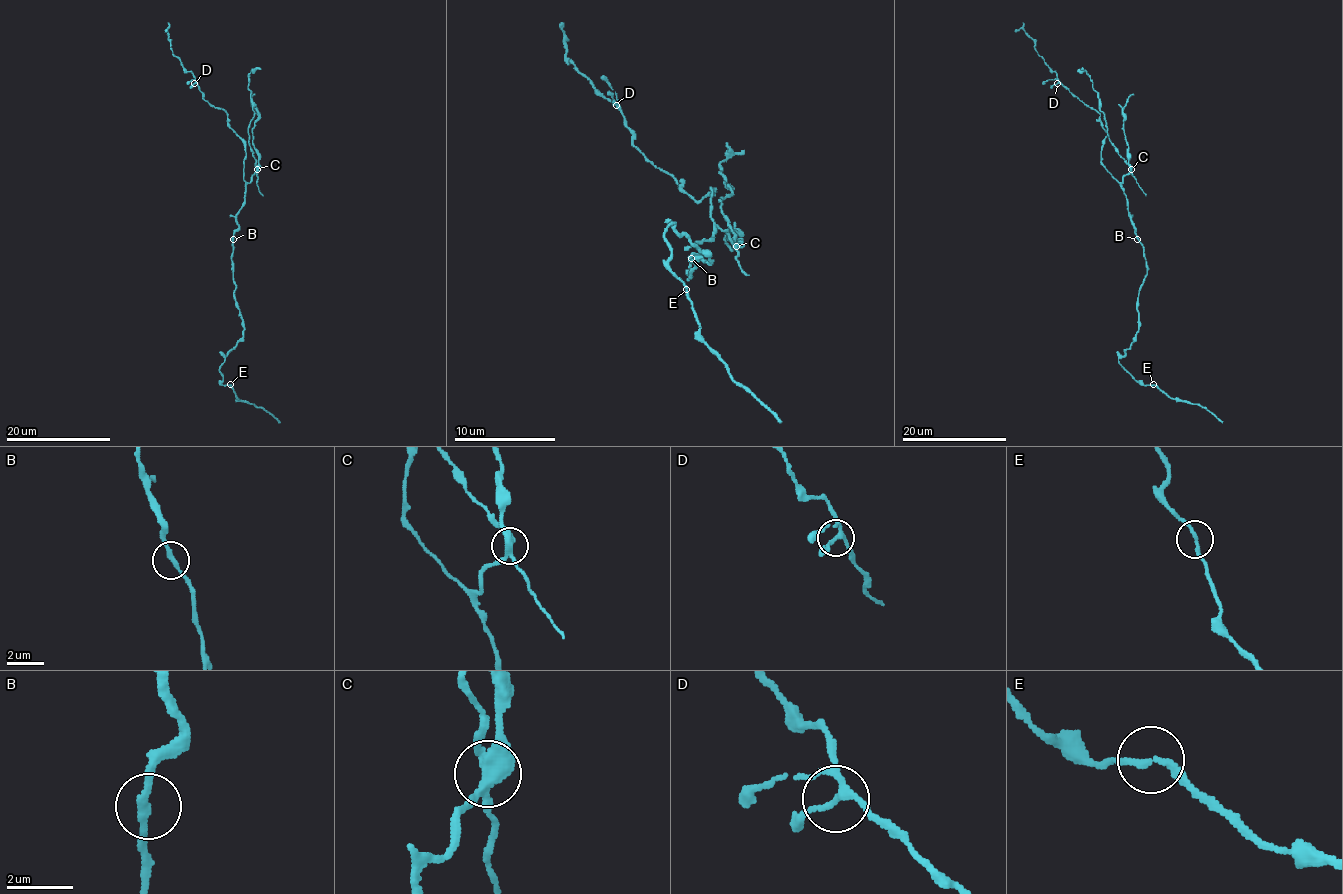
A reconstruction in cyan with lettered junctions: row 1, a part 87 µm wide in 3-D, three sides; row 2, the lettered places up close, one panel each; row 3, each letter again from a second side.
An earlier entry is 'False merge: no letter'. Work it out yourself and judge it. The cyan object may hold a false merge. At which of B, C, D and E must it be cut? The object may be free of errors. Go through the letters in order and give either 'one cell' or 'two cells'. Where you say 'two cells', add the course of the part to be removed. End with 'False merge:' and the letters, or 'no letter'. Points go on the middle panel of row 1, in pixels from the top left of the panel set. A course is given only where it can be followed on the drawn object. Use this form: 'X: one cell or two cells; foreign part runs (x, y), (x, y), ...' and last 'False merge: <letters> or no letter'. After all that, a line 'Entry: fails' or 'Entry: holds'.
B: one cell
C: two cells; foreign part runs (737, 245), (719, 200), (732, 192), (719, 172), (722, 164), (744, 149)
D: one cell
E: one cell
False merge: C
Entry: fails

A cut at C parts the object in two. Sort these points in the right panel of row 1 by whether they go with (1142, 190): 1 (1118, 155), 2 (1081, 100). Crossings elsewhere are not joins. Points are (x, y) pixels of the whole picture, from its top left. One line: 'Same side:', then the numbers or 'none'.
Same side: 1

